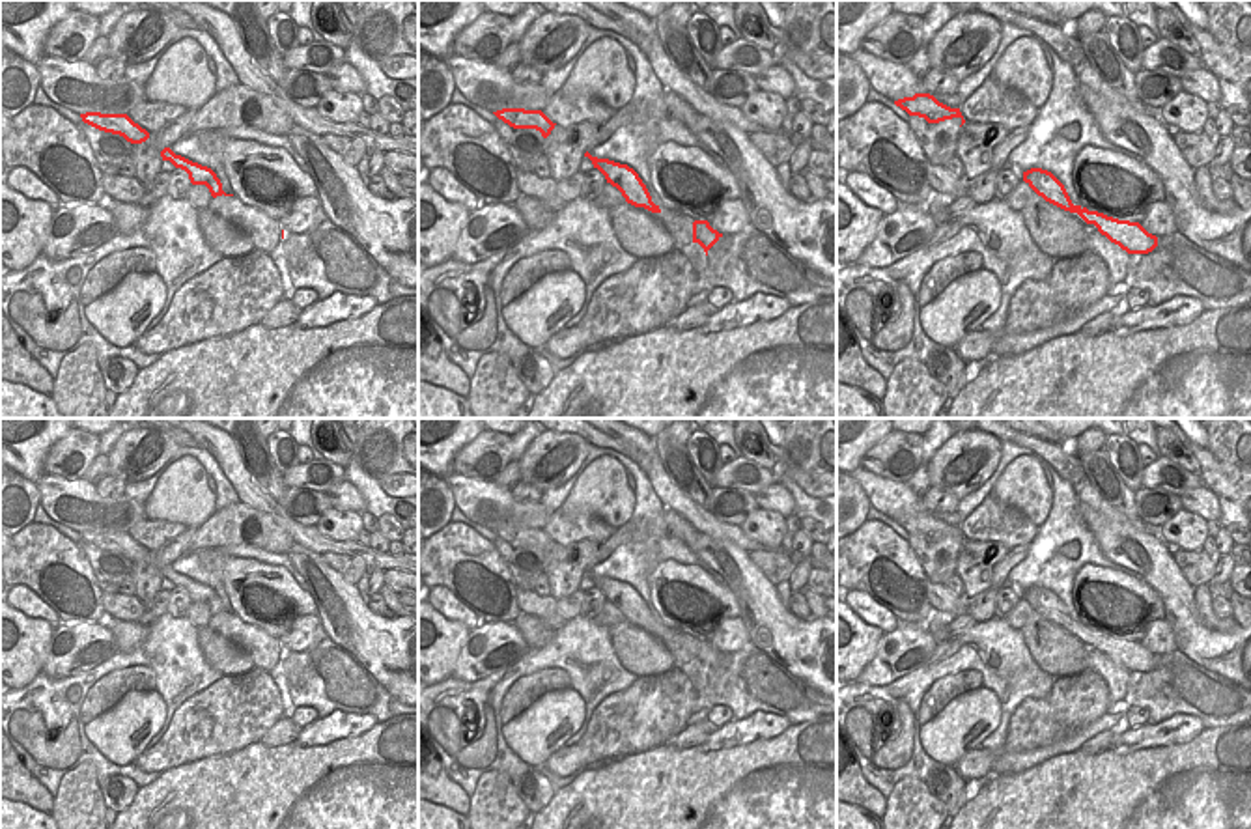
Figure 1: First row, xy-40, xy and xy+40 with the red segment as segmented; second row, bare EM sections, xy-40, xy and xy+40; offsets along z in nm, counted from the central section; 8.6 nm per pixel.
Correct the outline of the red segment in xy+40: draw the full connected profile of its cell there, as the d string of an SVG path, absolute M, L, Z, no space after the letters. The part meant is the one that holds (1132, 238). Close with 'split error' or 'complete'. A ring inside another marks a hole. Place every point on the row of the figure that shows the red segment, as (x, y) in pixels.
M1031 168L1023 172L1023 181L1046 202L1064 211L1077 213L1087 224L1094 224L1102 235L1128 254L1148 254L1158 246L1158 237L1148 233L1139 222L1118 220L1103 213L1074 205L1064 185L1047 170Z; complete

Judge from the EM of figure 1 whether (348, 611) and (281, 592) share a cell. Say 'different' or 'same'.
different

